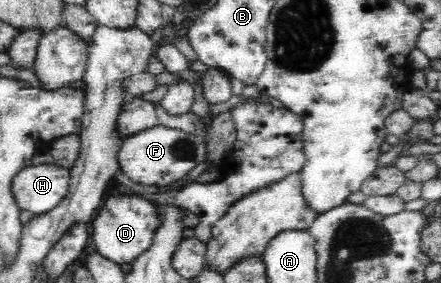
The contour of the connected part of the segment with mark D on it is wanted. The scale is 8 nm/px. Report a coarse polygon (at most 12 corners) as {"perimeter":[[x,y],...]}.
{"perimeter":[[135,192],[103,201],[93,220],[101,256],[132,263],[161,226]]}

